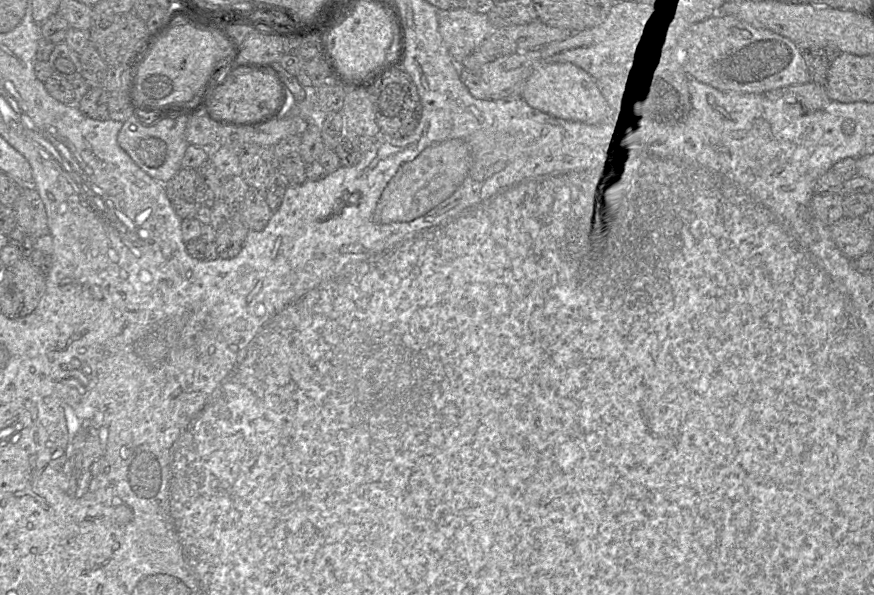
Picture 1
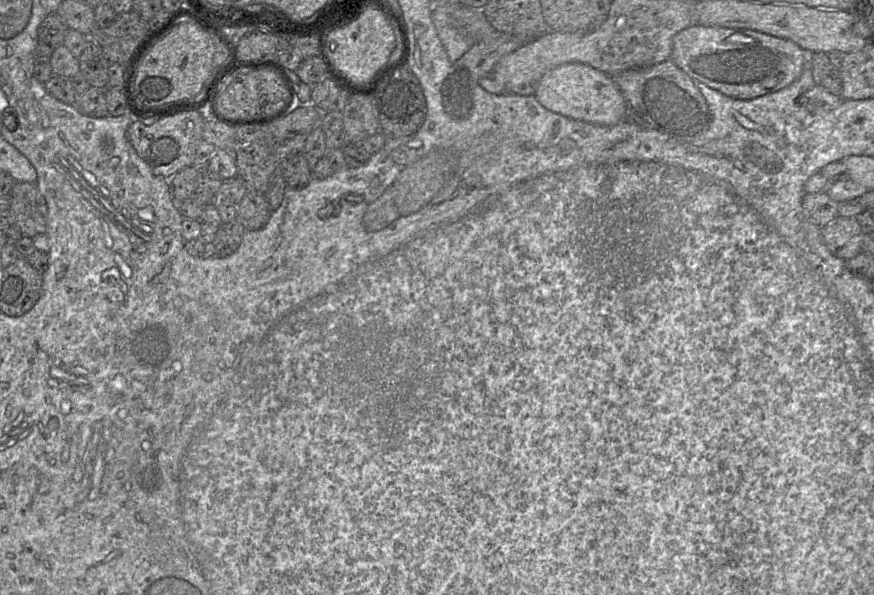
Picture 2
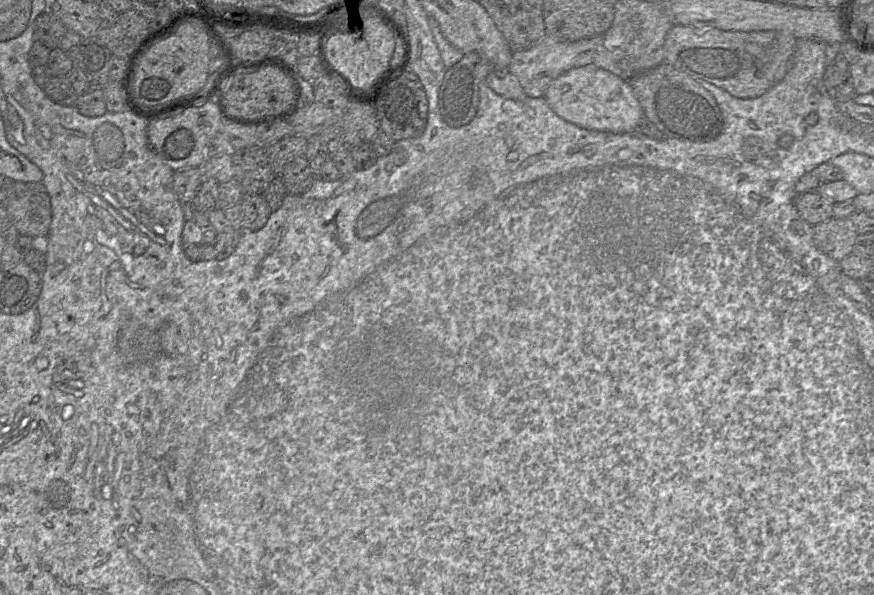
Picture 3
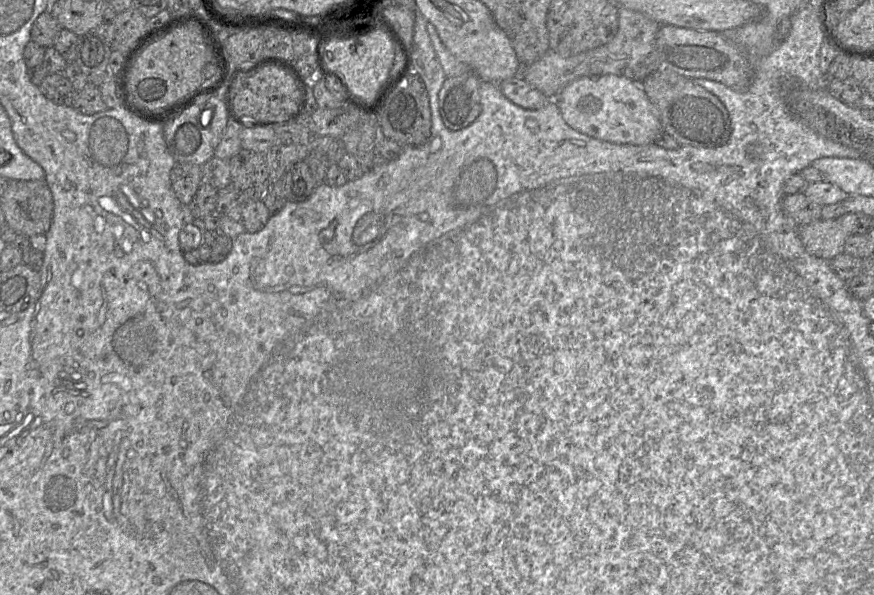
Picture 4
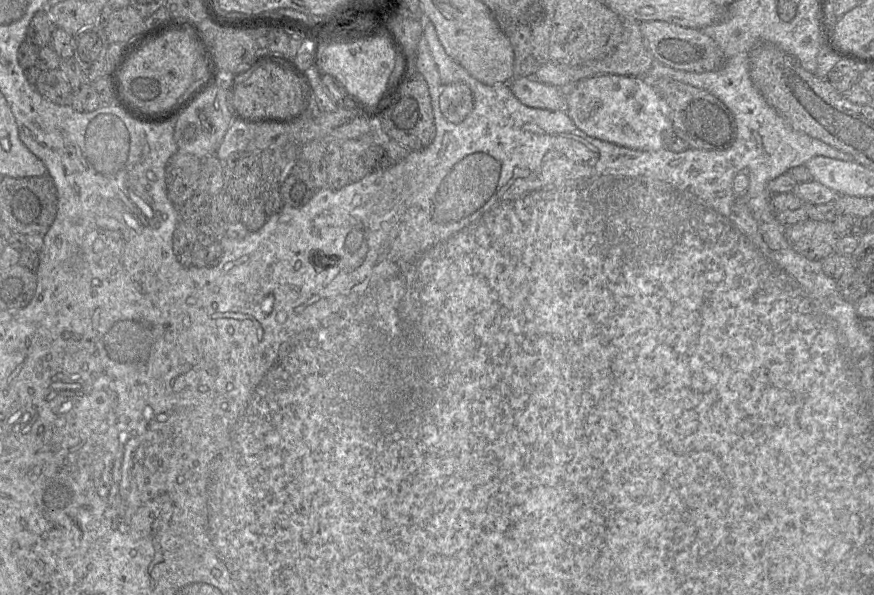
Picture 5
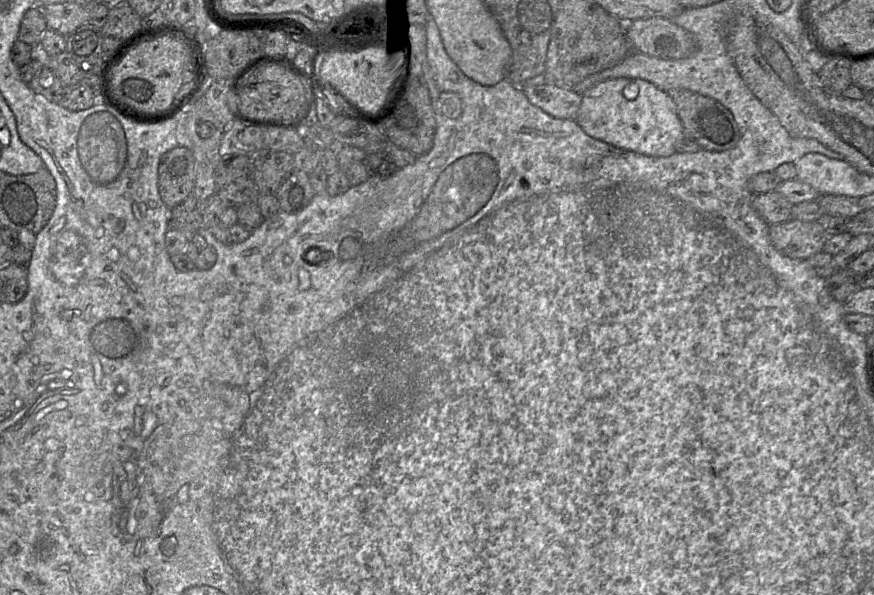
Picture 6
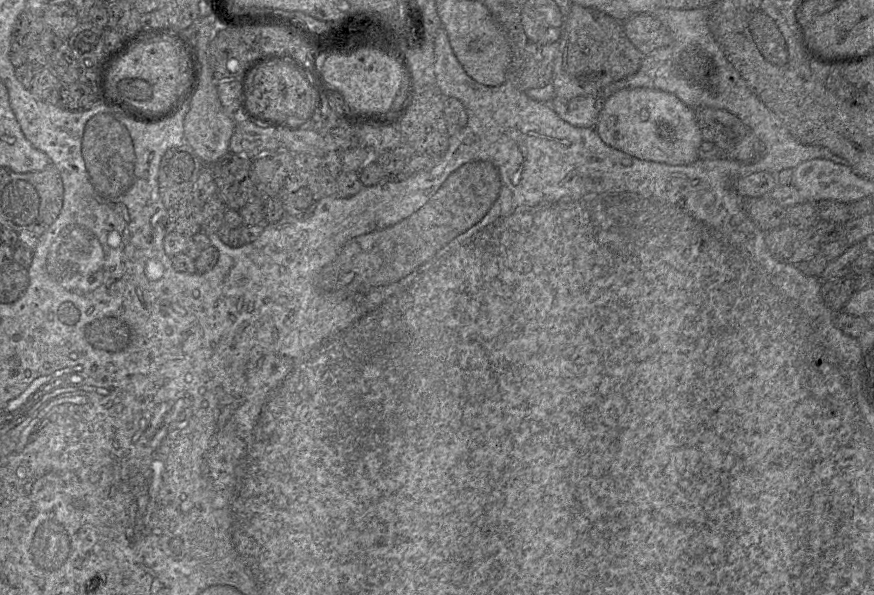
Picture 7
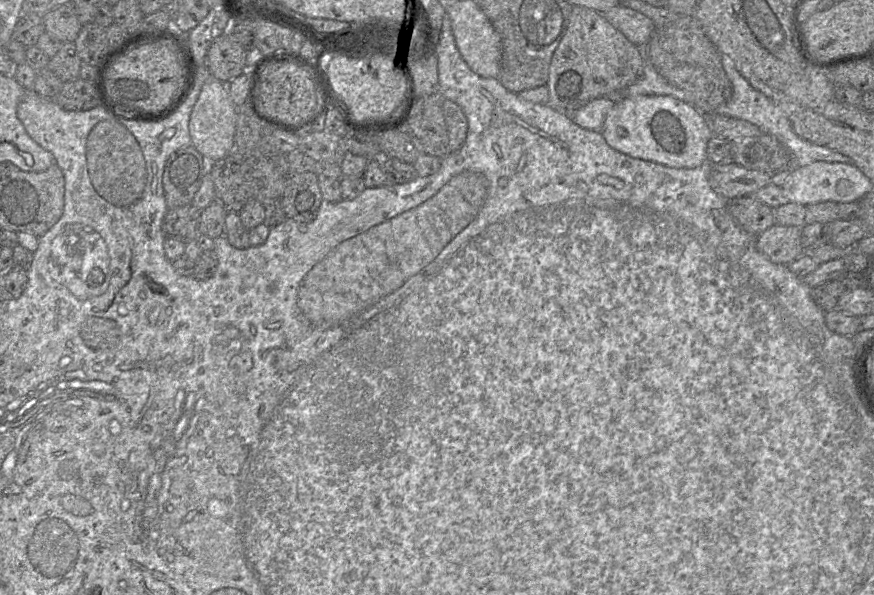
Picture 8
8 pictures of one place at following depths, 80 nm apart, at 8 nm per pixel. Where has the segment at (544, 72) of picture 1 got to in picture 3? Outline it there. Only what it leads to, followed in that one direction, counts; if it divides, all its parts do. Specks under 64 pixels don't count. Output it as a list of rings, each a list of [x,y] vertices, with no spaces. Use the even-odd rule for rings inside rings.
[[[594,65],[573,68],[560,75],[550,84],[544,99],[559,117],[588,130],[635,132],[644,118],[642,107],[628,80]]]

